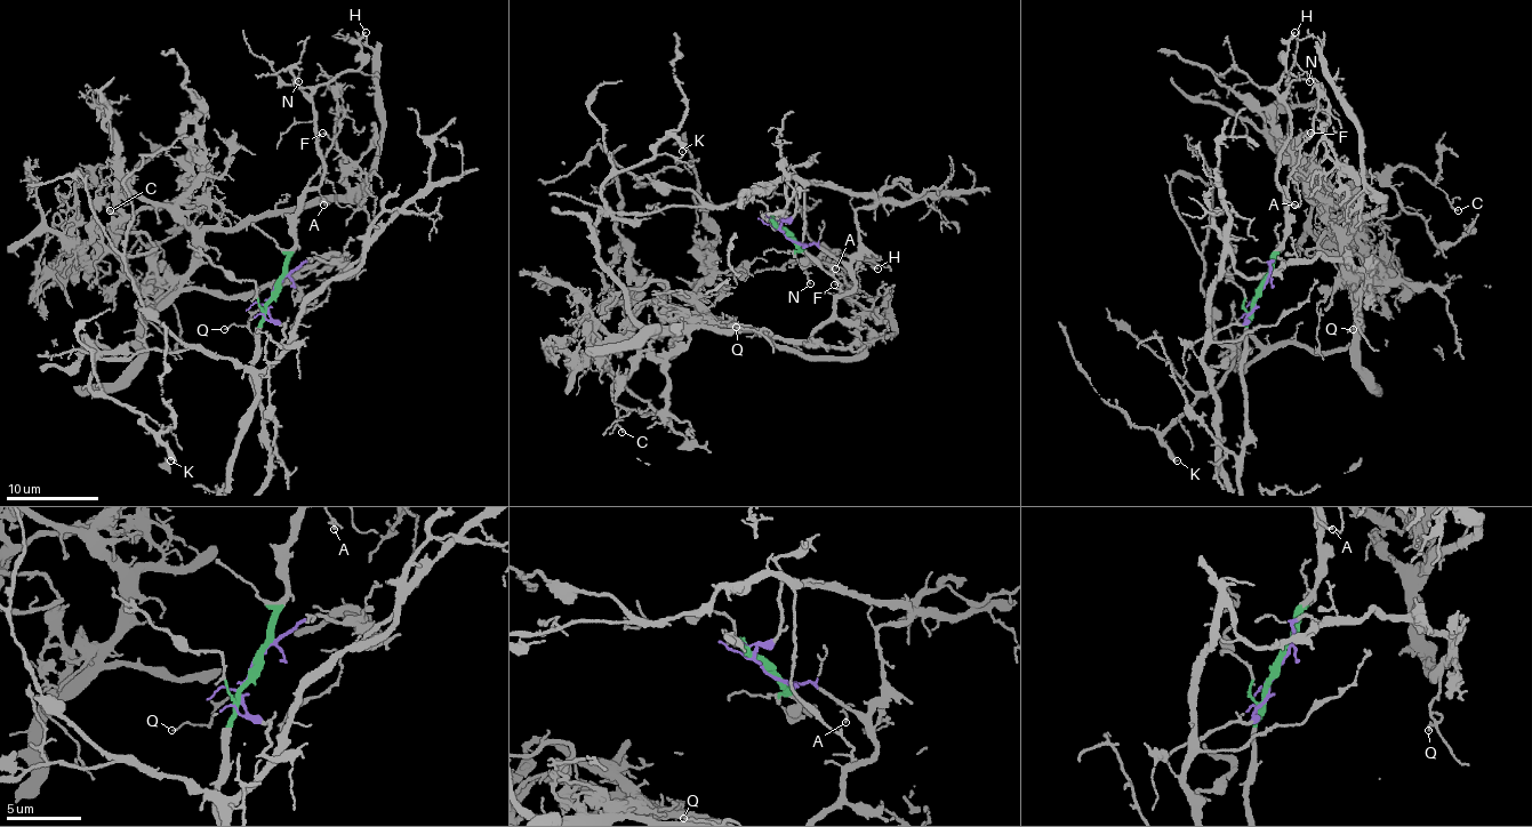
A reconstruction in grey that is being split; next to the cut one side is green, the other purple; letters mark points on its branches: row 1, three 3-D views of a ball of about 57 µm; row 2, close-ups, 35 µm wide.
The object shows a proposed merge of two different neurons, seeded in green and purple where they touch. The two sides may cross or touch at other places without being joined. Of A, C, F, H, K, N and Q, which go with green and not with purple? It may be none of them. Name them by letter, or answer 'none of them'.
A, F, H, N

